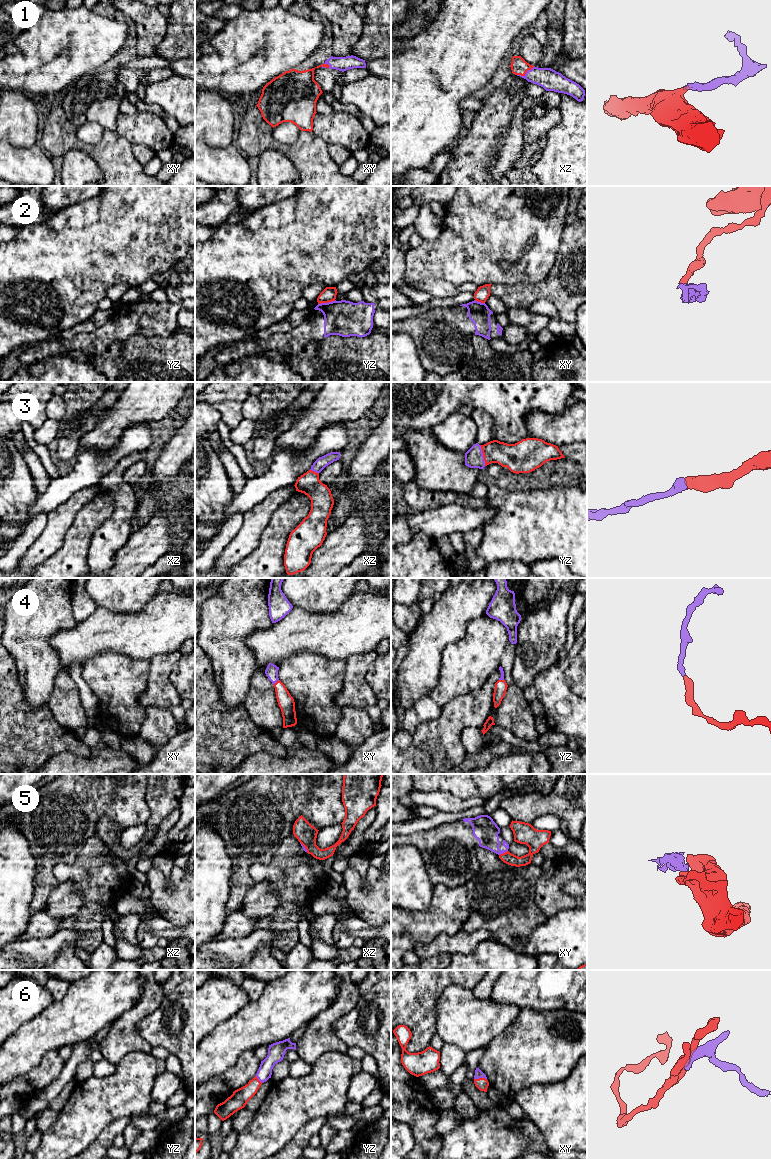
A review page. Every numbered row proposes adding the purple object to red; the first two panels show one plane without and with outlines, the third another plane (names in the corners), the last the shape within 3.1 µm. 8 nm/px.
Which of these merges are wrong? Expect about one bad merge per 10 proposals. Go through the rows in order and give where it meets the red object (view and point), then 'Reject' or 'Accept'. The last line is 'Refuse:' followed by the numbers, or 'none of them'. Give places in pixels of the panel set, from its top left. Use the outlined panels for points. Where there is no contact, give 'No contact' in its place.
1: Touches red at xz (525, 73). Accept
2: Touches red at yz (326, 302). Reject
3: Touches red at yz (483, 455). Accept
4: Touches red at xy (276, 682). Accept
5: Touches red at xy (503, 853). Reject
6: Touches red at xy (480, 1078). Accept
Refuse: 2, 5

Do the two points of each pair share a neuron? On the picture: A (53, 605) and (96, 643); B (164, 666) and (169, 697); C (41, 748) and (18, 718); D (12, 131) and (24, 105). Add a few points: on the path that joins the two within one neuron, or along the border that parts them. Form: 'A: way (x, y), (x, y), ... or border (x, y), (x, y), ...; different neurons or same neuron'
A: border (77, 623), (71, 628), (59, 629), (53, 634); different neurons
B: way (163, 674), (163, 689); same neuron
C: way (34, 741), (18, 725); same neuron
D: way (15, 125), (15, 114), (18, 111); same neuron

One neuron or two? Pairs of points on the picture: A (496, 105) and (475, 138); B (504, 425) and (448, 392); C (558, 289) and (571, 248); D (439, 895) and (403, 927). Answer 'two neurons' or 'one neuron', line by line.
A: one neuron
B: one neuron
C: one neuron
D: one neuron

